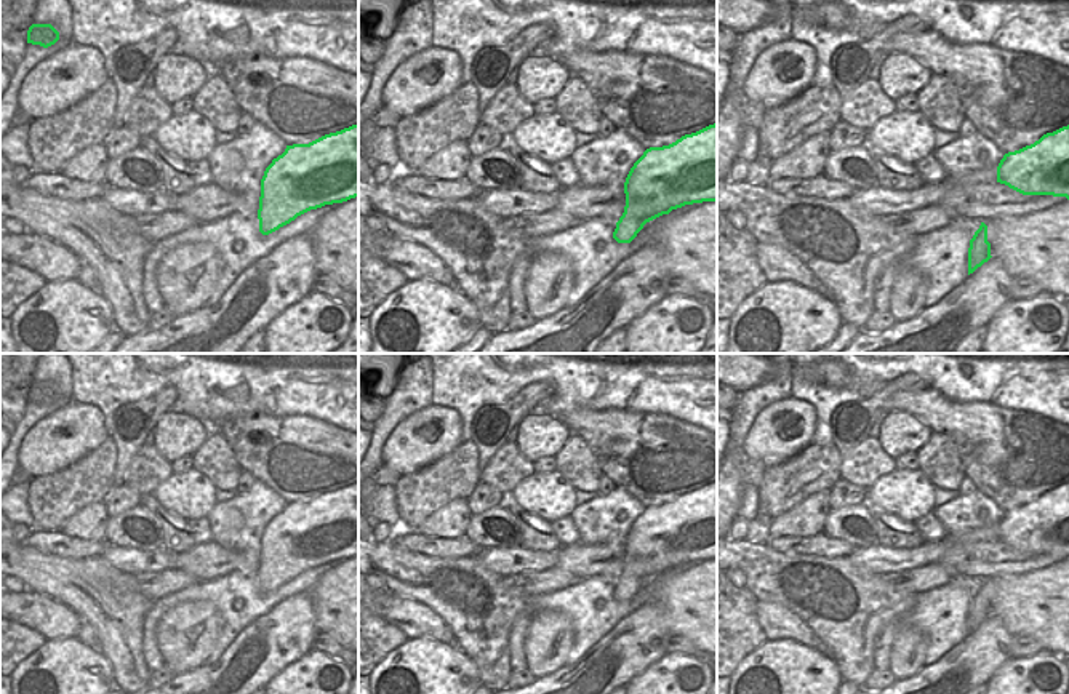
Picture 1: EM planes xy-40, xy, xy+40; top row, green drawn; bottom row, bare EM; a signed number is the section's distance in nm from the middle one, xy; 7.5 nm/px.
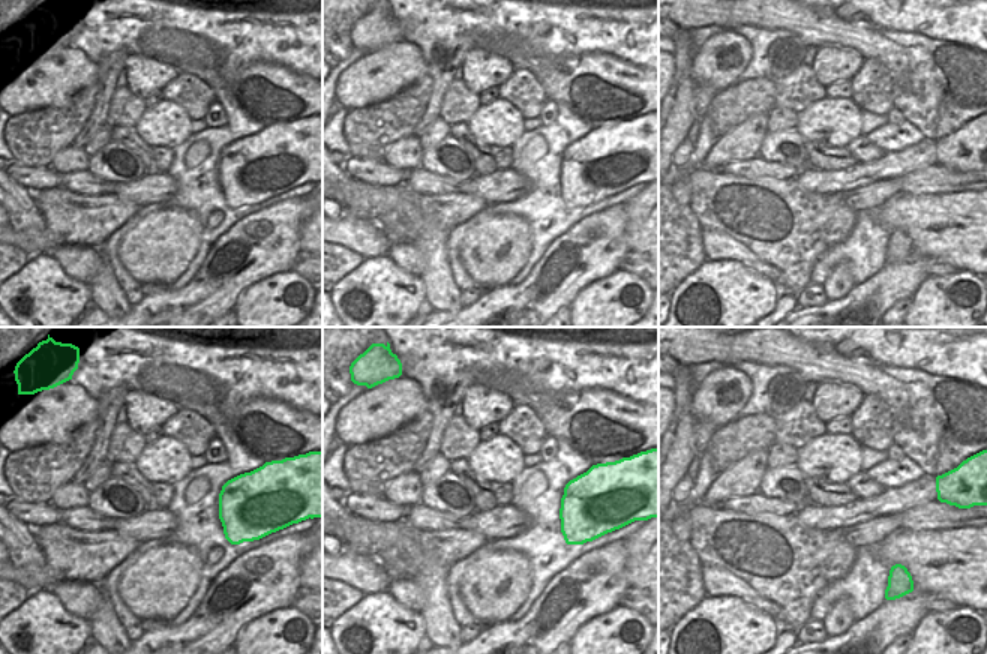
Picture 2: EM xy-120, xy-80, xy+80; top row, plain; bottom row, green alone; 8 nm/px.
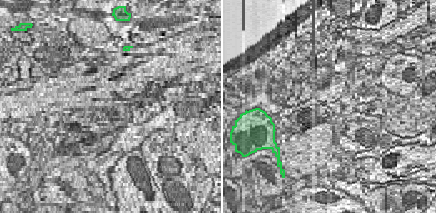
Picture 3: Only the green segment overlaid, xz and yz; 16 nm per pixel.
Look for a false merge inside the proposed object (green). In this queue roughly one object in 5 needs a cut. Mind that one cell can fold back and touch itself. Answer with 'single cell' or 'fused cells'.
single cell

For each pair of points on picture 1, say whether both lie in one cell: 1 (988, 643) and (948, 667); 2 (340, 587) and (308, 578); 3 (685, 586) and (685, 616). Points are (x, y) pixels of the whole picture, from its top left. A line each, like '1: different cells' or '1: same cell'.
1: same cell
2: different cells
3: same cell

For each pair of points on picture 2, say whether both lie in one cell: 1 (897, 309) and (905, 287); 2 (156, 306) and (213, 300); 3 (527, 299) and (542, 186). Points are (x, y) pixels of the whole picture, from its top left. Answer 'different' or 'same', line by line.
1: different
2: same
3: different

